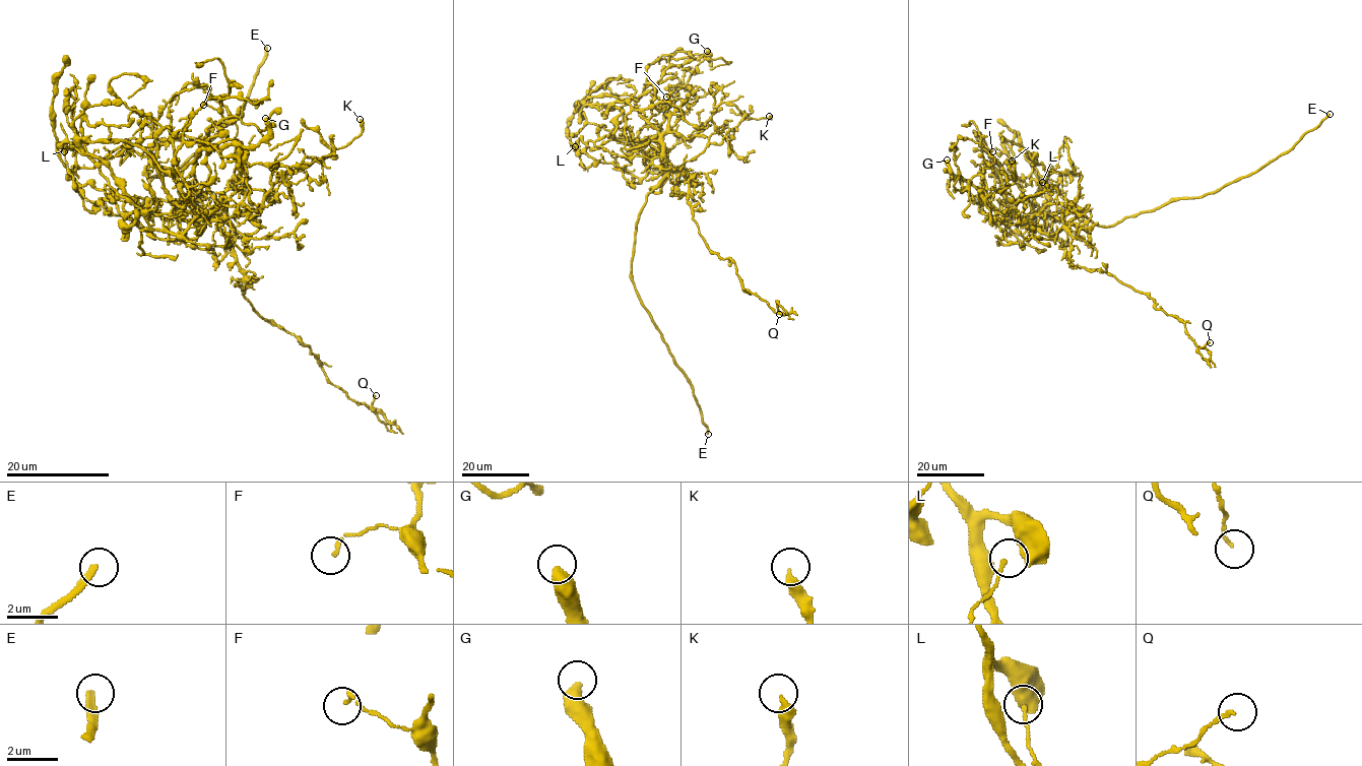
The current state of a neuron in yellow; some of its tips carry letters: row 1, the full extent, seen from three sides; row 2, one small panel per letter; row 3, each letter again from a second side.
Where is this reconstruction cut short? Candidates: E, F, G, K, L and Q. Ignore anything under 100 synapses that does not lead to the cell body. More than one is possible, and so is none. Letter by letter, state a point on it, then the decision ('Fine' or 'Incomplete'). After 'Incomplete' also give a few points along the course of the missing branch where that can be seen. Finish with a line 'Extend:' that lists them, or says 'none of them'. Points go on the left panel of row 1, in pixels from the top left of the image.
E: Place: (267, 48). Incomplete
F: Place: (203, 105). Fine
G: Place: (265, 118). Fine
K: Place: (360, 119). Fine
L: Place: (64, 151). Fine
Q: Place: (376, 395). Fine
Extend: E

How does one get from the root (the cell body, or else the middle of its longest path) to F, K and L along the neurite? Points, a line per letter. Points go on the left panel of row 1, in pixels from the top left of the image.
F: (203, 225), (201, 230), (182, 190), (194, 177), (194, 163), (206, 130), (221, 118), (215, 109), (203, 105)
K: (203, 225), (201, 230), (197, 219), (249, 214), (277, 167), (310, 166), (347, 146), (362, 132), (360, 119)
L: (203, 225), (196, 238), (154, 238), (137, 220), (116, 215), (104, 204), (89, 201), (73, 183), (64, 151)

